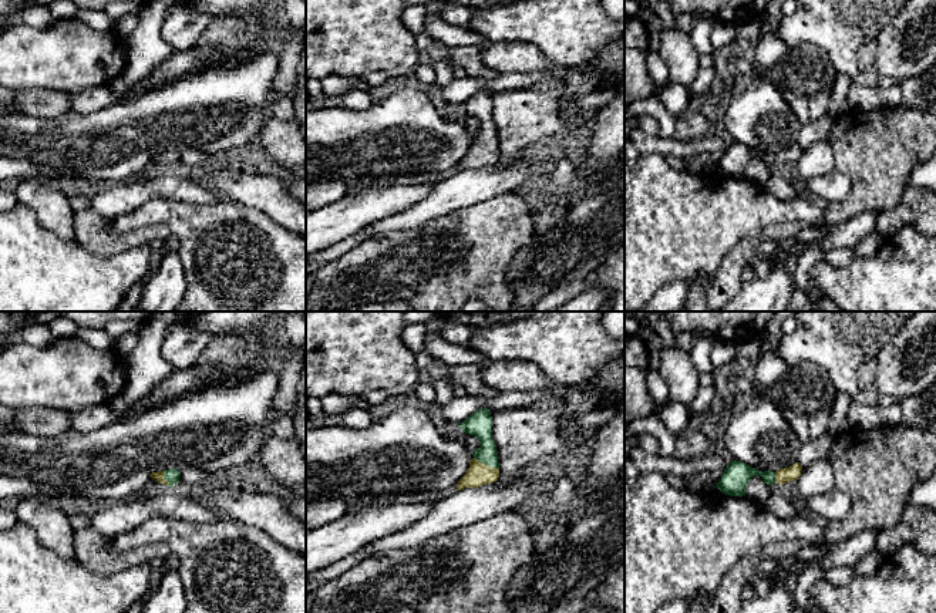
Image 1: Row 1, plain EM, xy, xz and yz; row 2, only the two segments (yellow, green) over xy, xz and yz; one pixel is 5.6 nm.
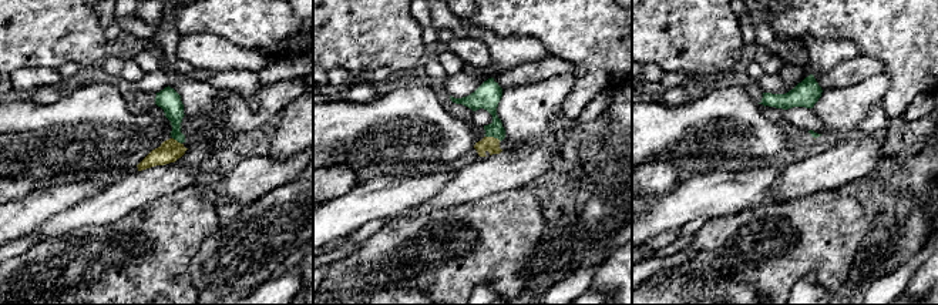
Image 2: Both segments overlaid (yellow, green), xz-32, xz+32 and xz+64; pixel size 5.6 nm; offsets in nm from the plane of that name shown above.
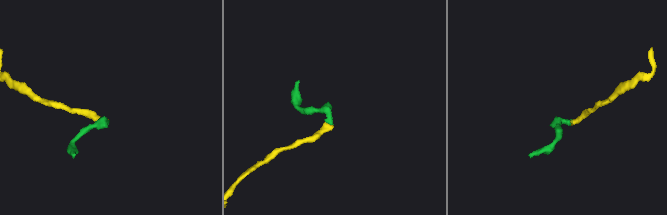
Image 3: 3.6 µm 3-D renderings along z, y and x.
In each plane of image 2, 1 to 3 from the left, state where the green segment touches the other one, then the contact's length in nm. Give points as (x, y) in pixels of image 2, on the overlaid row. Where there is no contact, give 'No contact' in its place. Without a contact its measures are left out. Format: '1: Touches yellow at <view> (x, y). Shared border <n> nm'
1: Touches yellow at xz-32 (175, 140). Shared border 70 nm
2: Touches yellow at xz+32 (493, 137). Shared border 90 nm
3: No contact

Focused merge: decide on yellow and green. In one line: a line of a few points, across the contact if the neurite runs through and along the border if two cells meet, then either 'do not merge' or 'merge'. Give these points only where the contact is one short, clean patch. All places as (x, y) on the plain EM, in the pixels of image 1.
xz (478, 155), (487, 147), (487, 123), (480, 105) | merge

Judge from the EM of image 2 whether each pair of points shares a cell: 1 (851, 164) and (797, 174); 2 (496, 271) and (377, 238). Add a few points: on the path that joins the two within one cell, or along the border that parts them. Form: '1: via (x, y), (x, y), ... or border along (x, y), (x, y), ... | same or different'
1: via (839, 166), (810, 174) | same
2: via (466, 250), (417, 248), (407, 241) | same

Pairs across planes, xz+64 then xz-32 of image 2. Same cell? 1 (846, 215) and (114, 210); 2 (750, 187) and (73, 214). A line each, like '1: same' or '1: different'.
1: different
2: different

